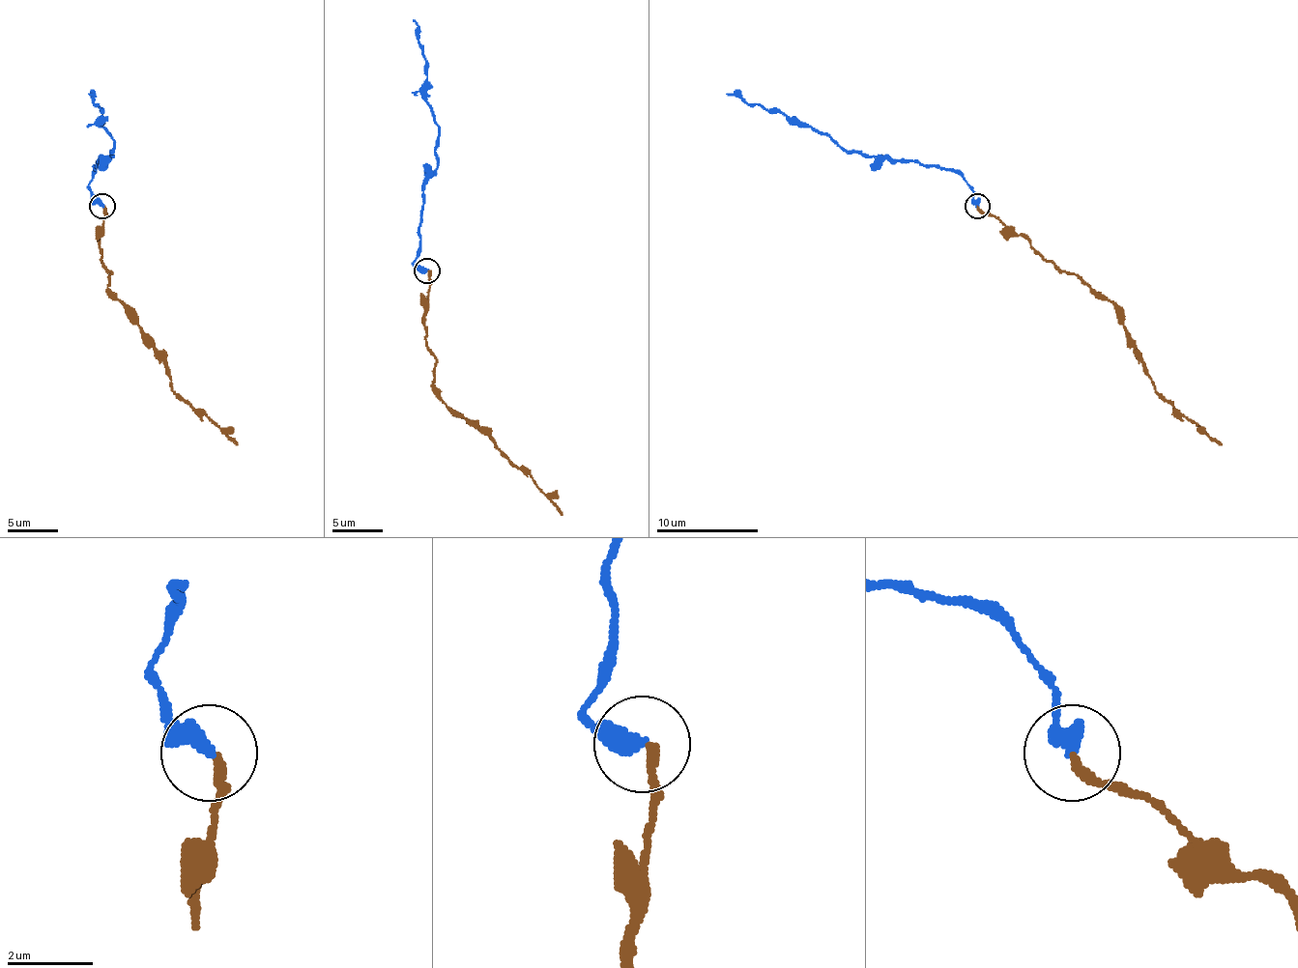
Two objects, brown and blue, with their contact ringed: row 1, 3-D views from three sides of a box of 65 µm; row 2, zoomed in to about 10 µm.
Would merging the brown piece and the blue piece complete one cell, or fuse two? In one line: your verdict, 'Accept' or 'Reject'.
Accept

